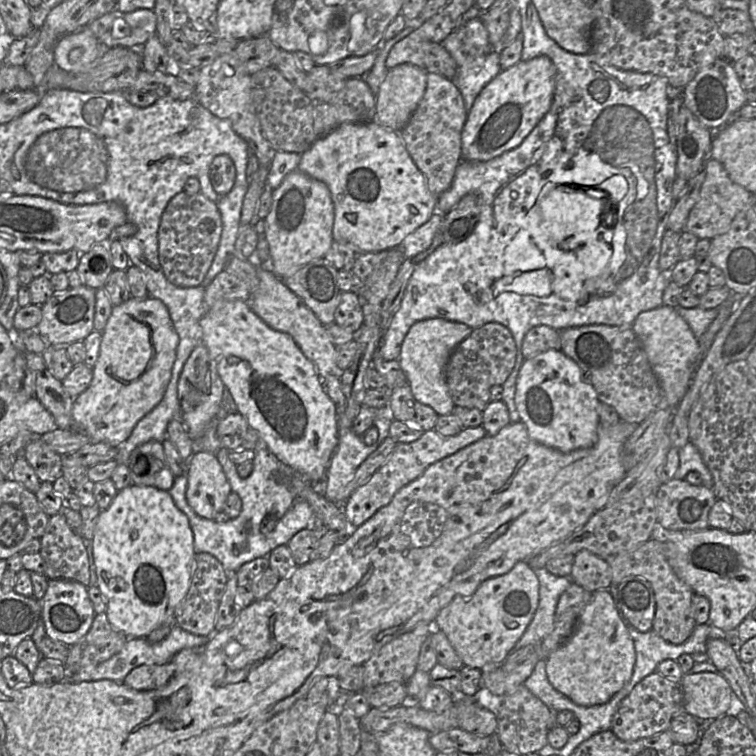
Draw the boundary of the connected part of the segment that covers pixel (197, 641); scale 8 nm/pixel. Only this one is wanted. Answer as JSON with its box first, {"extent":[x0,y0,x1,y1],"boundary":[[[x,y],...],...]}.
{"extent":[67,624,209,682],"boundary":[[[173,624],[170,633],[160,642],[150,644],[145,638],[129,637],[123,648],[107,661],[96,666],[89,666],[77,672],[68,673],[67,680],[71,682],[113,680],[123,682],[125,677],[134,668],[141,665],[162,665],[171,660],[171,658],[180,650],[185,648],[202,648],[209,640],[209,637],[195,635],[183,630],[178,625]]]}

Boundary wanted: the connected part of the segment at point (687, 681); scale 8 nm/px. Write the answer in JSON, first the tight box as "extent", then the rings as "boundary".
{"extent":[681,672,742,722],"boundary":[[[718,672],[684,674],[681,680],[683,709],[701,722],[737,713],[742,705],[728,681]]]}

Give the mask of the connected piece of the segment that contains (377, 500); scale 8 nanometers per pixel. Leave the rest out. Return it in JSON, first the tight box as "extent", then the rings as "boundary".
{"extent":[339,425,487,529],"boundary":[[[482,425],[477,427],[464,427],[457,435],[454,436],[443,436],[439,434],[436,429],[431,429],[424,431],[422,436],[416,441],[411,443],[398,443],[389,459],[372,475],[368,482],[356,489],[344,504],[339,504],[343,506],[343,512],[348,524],[352,529],[359,528],[379,509],[387,506],[400,489],[419,478],[429,466],[482,439],[486,435],[487,432]]]}

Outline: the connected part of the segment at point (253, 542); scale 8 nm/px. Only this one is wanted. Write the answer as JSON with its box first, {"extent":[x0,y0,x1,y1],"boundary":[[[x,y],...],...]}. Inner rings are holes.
{"extent":[168,444,313,574],"boundary":[[[260,444],[255,450],[252,460],[253,469],[247,478],[241,478],[237,472],[237,465],[228,457],[229,450],[220,448],[215,456],[221,465],[223,472],[230,484],[231,490],[236,493],[242,502],[240,514],[226,522],[219,523],[198,516],[186,501],[187,472],[174,478],[172,487],[168,490],[175,506],[183,512],[189,521],[193,533],[193,547],[195,553],[209,553],[214,556],[228,574],[234,574],[243,564],[256,558],[267,555],[280,545],[287,545],[289,540],[300,530],[307,529],[309,519],[313,515],[310,505],[304,500],[295,500],[295,494],[289,486],[280,481],[277,475],[299,476],[296,472],[286,467],[264,444]],[[268,514],[274,514],[278,518],[275,528],[262,534],[261,523]],[[245,544],[246,551],[239,554],[236,545]]]}

